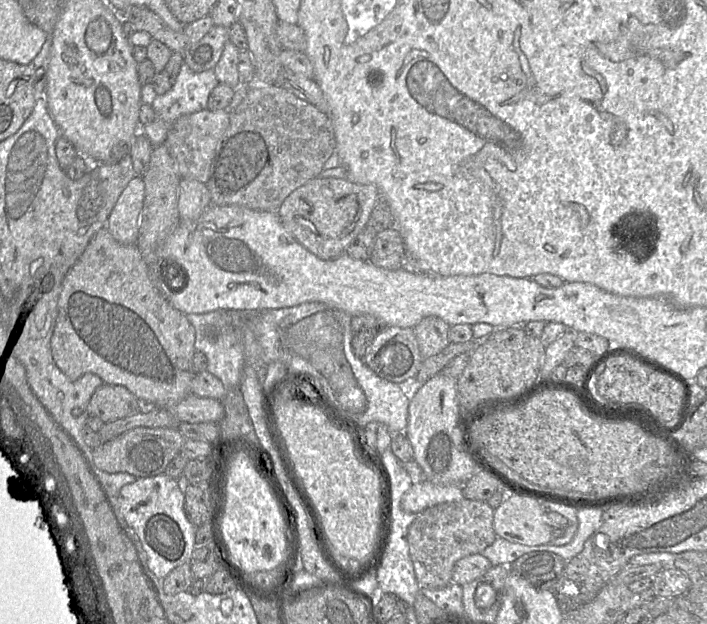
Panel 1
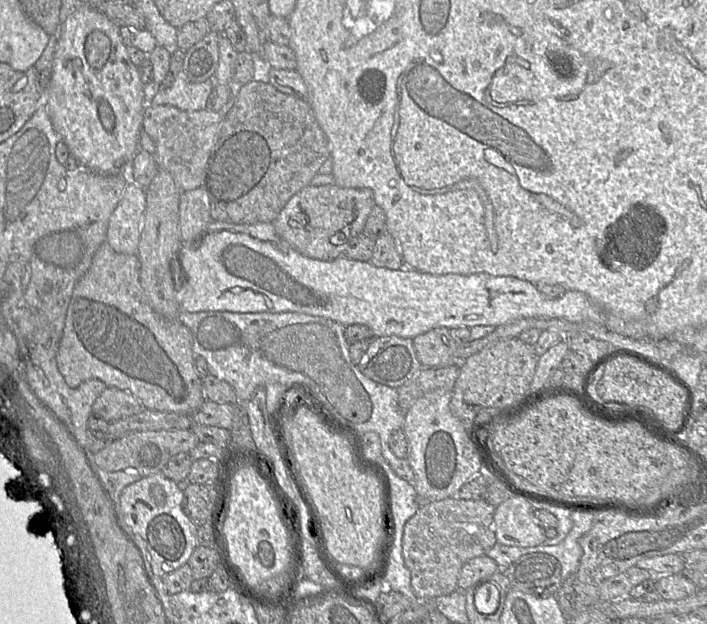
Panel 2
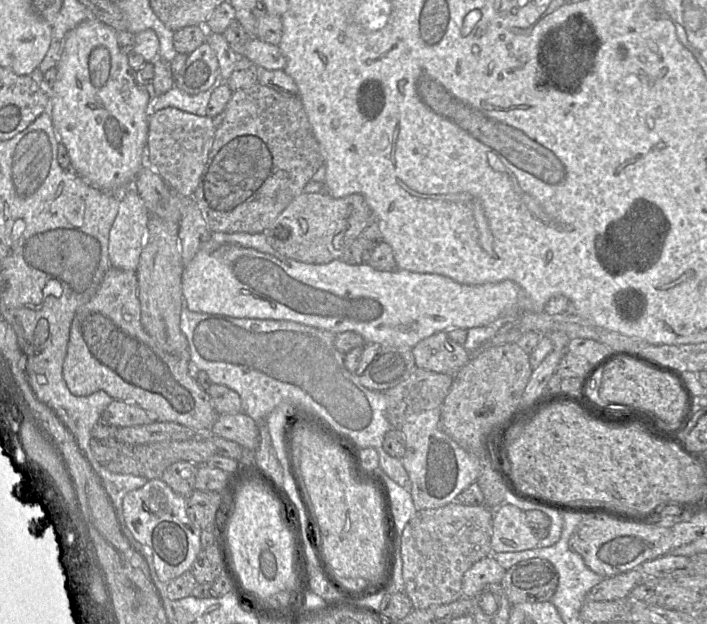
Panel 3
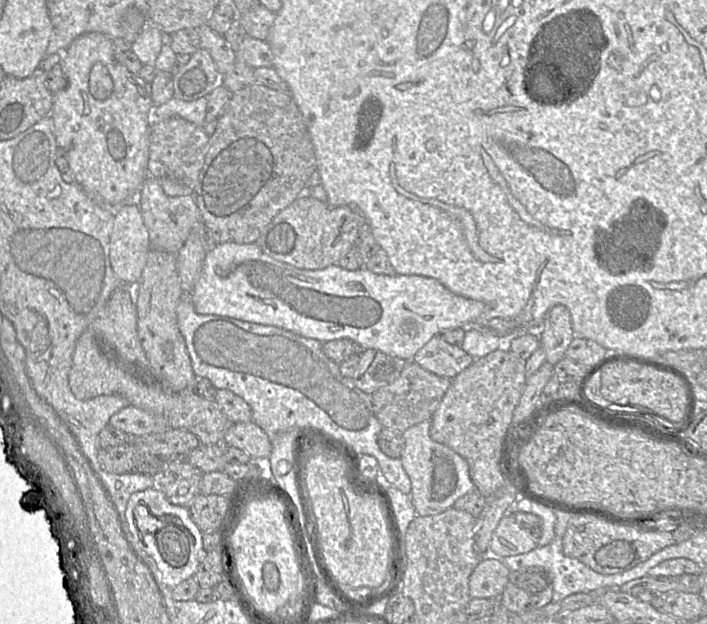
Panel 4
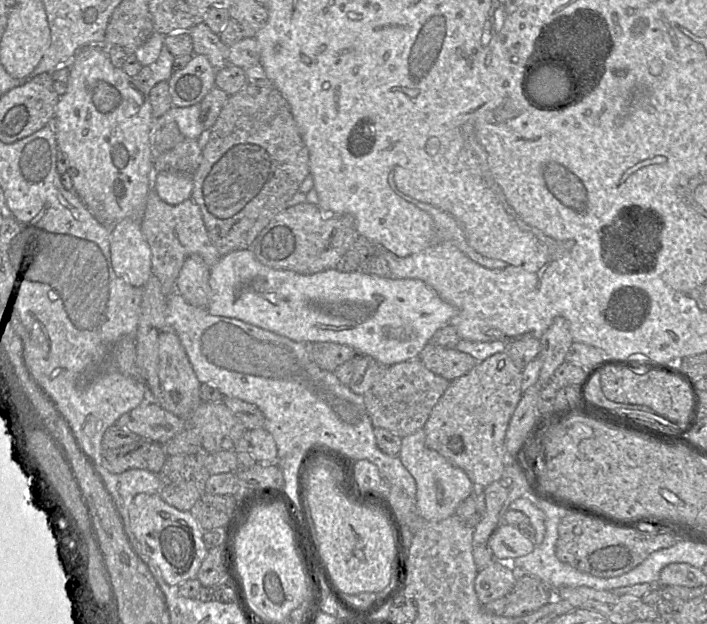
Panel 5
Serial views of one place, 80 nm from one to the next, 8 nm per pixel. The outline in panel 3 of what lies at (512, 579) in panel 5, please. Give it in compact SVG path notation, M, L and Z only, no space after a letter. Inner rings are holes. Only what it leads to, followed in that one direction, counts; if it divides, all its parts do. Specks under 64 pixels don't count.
M493 556L482 558L464 573L463 596L473 598L484 586L501 583L506 571Z

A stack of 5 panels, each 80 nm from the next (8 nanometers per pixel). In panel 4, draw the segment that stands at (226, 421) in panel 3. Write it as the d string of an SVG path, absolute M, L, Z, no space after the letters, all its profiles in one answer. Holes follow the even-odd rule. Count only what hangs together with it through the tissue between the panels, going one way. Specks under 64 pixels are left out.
M253 421L233 423L222 443L246 451L253 460L267 460L272 450L271 439Z

